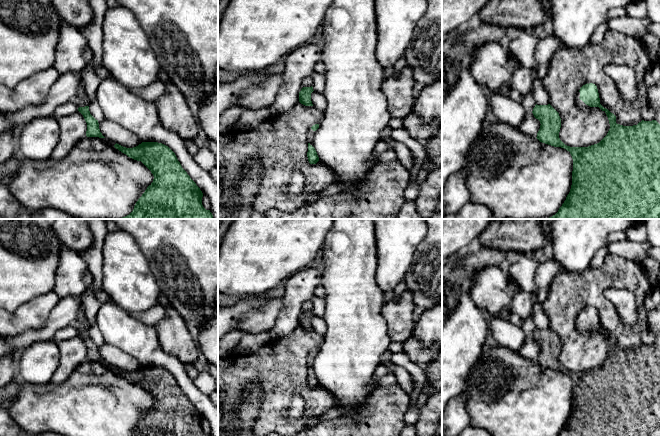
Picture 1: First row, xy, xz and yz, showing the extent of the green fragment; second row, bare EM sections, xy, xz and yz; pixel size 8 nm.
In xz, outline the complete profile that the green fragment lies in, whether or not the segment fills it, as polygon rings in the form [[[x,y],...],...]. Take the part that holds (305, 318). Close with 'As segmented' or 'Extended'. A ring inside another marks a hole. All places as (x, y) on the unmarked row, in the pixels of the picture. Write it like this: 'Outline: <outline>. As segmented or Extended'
Outline: [[[303,311],[299,316],[299,326],[305,330],[313,330],[311,325],[311,317],[313,316],[313,311]]]. As segmented

